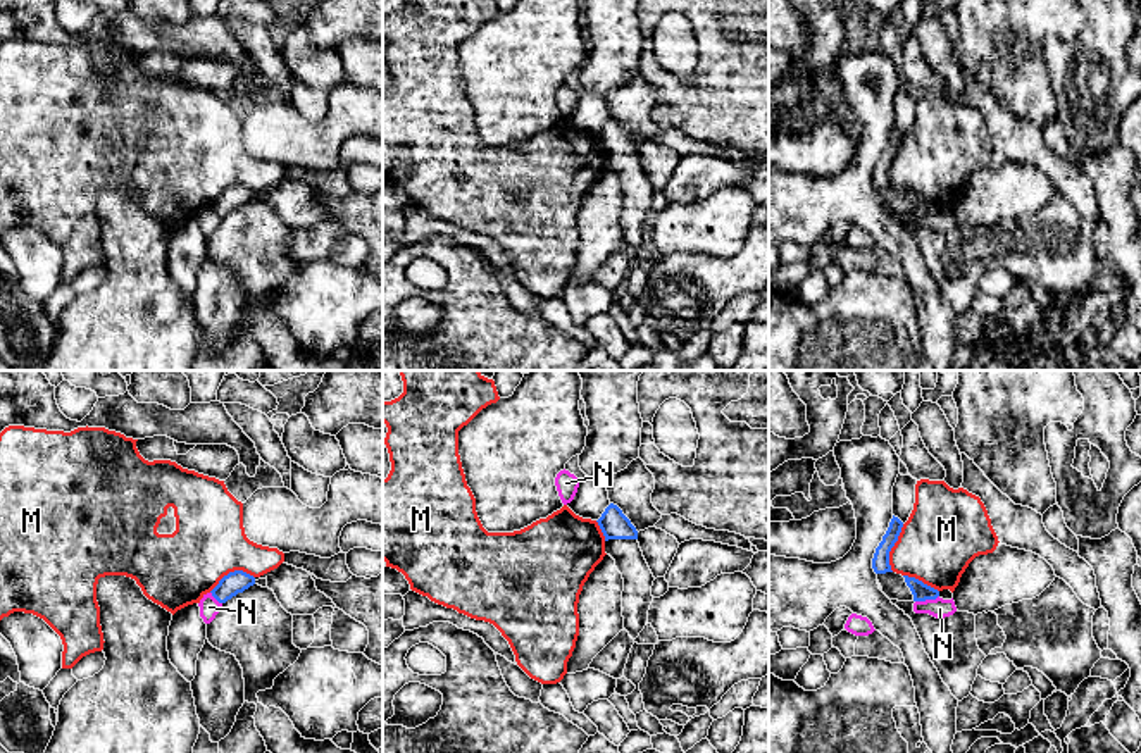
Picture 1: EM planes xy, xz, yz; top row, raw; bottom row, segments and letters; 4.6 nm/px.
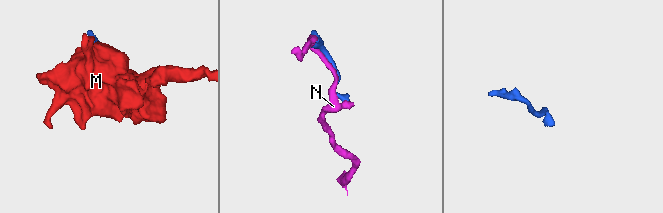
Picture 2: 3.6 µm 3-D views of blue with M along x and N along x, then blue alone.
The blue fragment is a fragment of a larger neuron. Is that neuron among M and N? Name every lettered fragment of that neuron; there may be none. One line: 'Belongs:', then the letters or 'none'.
Belongs: none

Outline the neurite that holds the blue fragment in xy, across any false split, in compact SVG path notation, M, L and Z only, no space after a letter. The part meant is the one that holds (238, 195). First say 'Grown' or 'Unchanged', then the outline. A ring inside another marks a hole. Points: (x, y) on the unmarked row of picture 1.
Unchanged. M234 184L224 190L210 207L219 217L226 217L228 214L236 210L238 207L243 207L253 198L255 198L253 190L243 184Z

